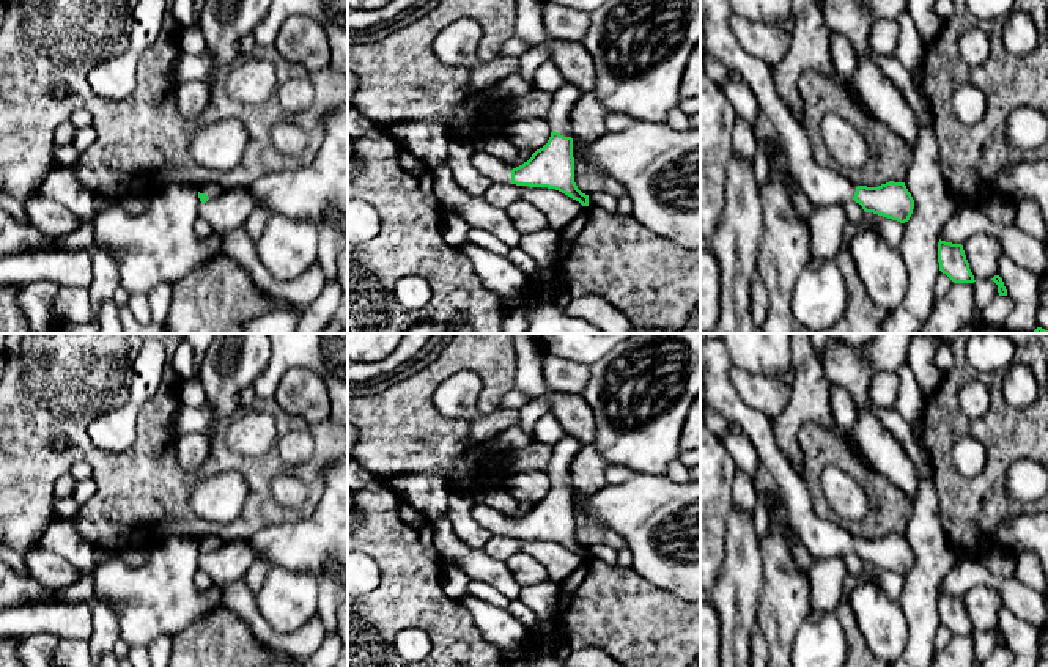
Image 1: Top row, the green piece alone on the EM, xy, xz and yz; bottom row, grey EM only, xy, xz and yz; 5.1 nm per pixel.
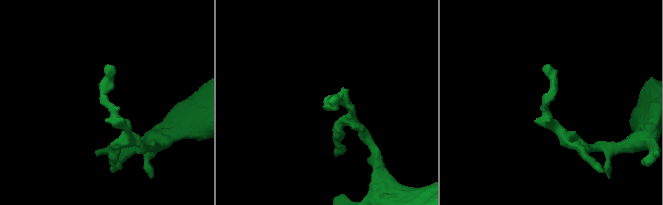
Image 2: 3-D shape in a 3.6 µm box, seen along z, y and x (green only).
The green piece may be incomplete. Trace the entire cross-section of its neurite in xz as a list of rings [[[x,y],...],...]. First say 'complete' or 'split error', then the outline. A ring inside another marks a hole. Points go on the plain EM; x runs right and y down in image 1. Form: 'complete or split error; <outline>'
split error; [[[568,434],[552,445],[552,462],[548,469],[551,489],[522,518],[511,521],[477,502],[470,510],[472,518],[493,535],[555,541],[589,558],[589,547],[582,546],[574,535],[573,491],[568,483],[571,462],[581,448],[581,442]]]

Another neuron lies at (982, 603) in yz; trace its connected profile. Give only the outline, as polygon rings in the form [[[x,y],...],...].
[[[977,585],[966,590],[961,598],[974,632],[993,631],[998,628],[998,612],[1002,606],[998,590]]]

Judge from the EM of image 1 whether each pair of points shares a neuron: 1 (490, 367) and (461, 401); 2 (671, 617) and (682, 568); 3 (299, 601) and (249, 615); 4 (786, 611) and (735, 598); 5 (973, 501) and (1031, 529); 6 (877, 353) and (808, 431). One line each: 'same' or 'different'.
1: different
2: different
3: different
4: different
5: different
6: different

